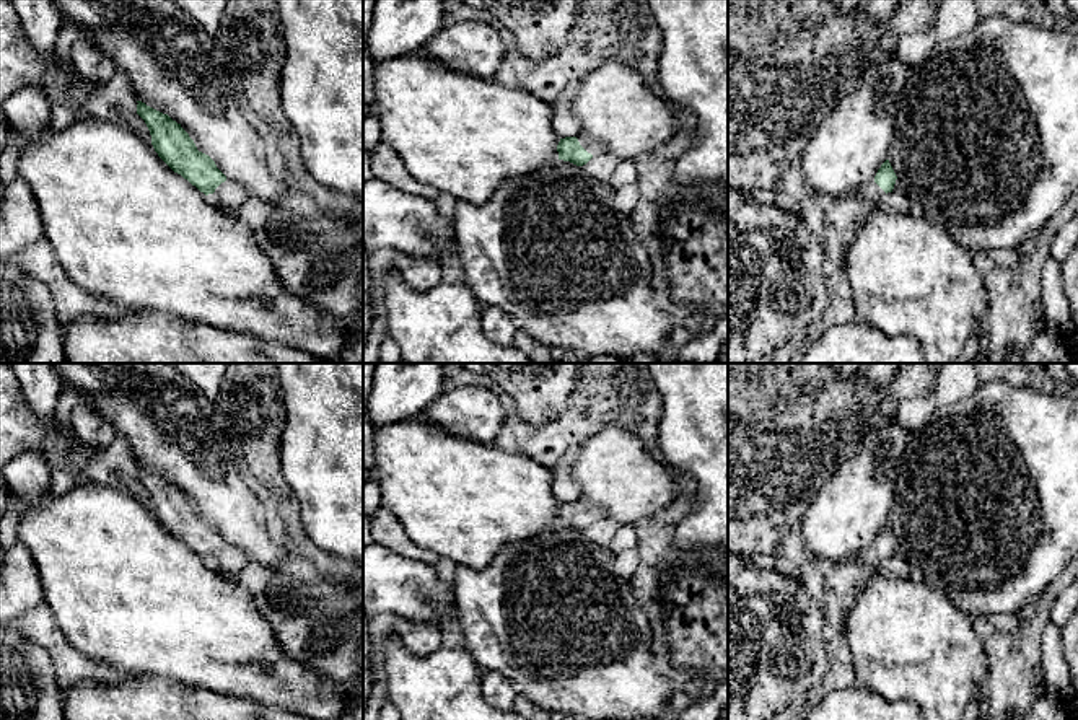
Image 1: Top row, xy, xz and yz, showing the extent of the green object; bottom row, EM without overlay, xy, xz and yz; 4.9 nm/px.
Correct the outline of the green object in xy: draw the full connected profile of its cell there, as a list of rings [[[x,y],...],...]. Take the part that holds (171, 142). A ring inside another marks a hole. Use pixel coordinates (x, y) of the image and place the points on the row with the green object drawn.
[[[142,101],[137,103],[137,114],[145,121],[158,156],[200,192],[205,195],[213,194],[218,207],[230,217],[239,218],[249,199],[246,189],[234,181],[228,181],[215,161],[197,150],[181,124]]]

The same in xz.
[[[585,135],[560,138],[557,145],[559,160],[570,161],[576,166],[586,165],[593,156],[606,151],[603,143],[598,143]]]

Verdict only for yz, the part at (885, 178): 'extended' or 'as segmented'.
extended

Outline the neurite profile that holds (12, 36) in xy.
[[[0,0],[0,106],[26,85],[41,86],[50,108],[62,104],[77,114],[85,111],[85,99],[101,86],[80,78],[73,67],[65,73],[57,52],[54,62],[37,54],[11,0]]]

